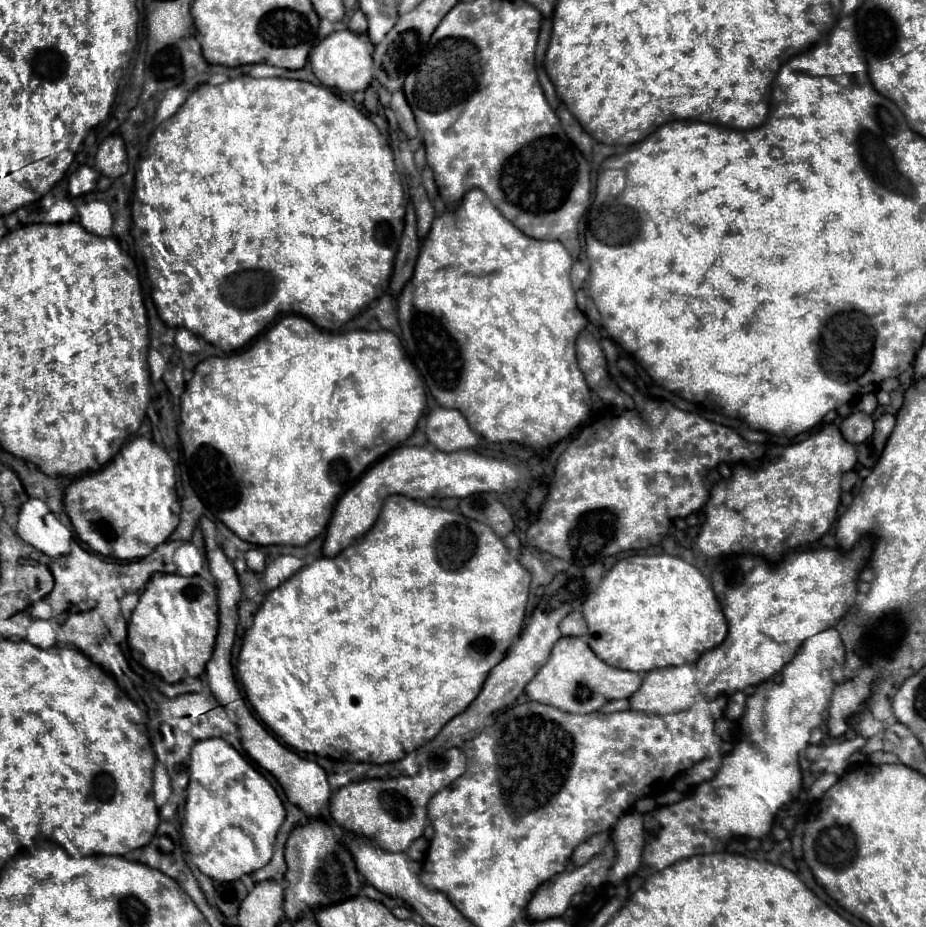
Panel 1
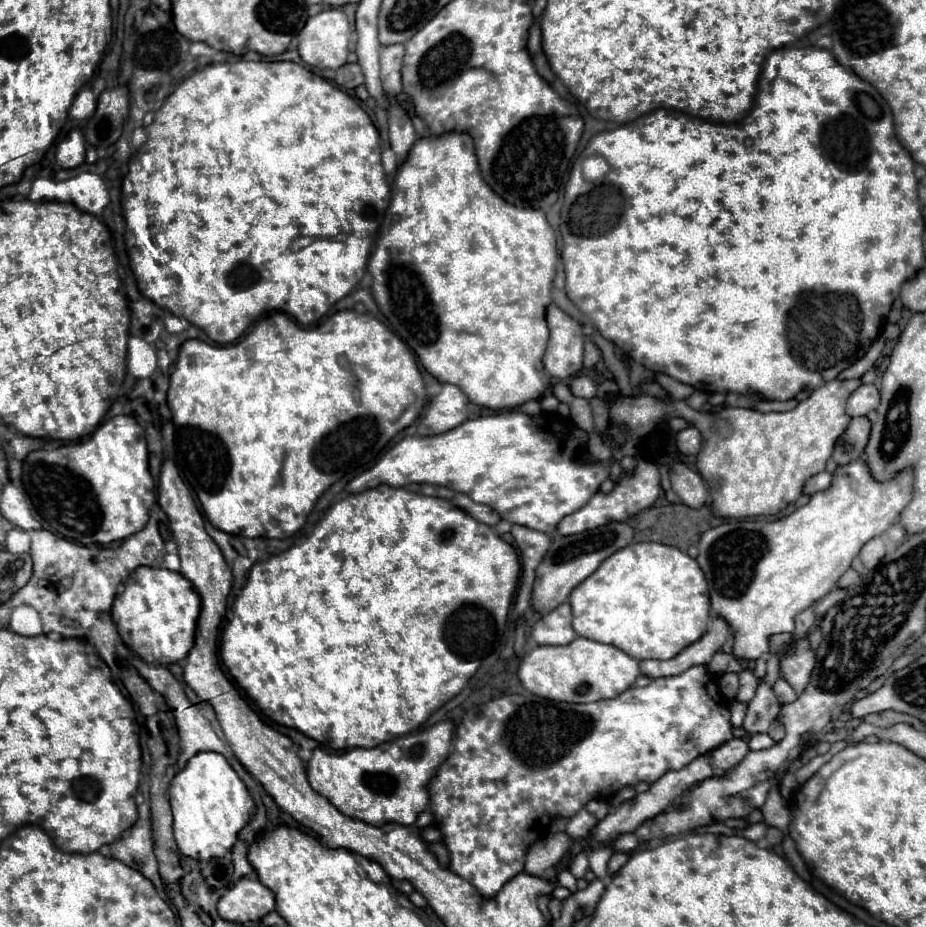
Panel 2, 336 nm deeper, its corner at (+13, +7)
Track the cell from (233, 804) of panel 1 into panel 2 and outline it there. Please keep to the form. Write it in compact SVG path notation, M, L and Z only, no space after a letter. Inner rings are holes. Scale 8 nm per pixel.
M217 752L195 754L187 766L171 780L169 800L177 846L183 856L193 860L225 856L225 850L233 848L241 828L245 828L255 814L255 802L247 786L235 774L229 762Z

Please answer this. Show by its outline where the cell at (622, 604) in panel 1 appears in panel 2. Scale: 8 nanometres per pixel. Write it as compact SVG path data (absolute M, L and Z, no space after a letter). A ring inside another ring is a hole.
M637 542L611 554L569 596L573 608L573 630L589 640L613 644L635 660L669 660L703 636L709 624L709 588L699 564L675 546Z

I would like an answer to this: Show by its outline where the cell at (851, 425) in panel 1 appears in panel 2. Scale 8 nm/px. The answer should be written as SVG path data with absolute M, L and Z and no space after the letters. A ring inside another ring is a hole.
M873 384L859 386L847 400L847 416L865 416L879 406L879 390Z

